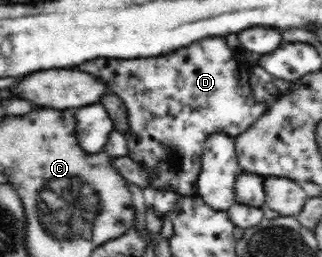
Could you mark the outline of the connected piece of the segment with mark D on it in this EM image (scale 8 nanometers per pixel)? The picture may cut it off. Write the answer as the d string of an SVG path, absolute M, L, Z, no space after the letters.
M213 36L211 40L201 40L199 44L189 44L157 58L91 60L76 67L105 83L125 103L127 130L123 135L127 143L126 156L141 164L150 176L151 184L146 188L156 192L177 192L183 198L199 197L196 180L199 180L202 168L206 139L215 132L238 137L275 102L273 98L266 103L255 103L254 96L251 96L249 74L243 74L243 68L237 66L242 61L237 59L237 53L225 44L221 36Z

